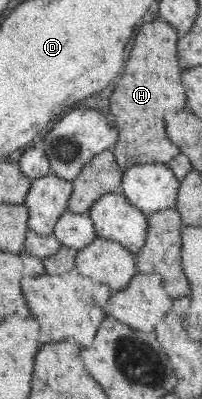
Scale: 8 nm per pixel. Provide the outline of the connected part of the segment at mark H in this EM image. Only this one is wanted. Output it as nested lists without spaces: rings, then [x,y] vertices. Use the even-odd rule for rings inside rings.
[[[164,20],[144,24],[138,34],[124,76],[110,96],[110,112],[114,114],[118,142],[110,149],[122,171],[134,164],[160,163],[167,165],[180,154],[180,149],[167,137],[164,113],[186,106],[182,74],[176,58],[177,30]]]

